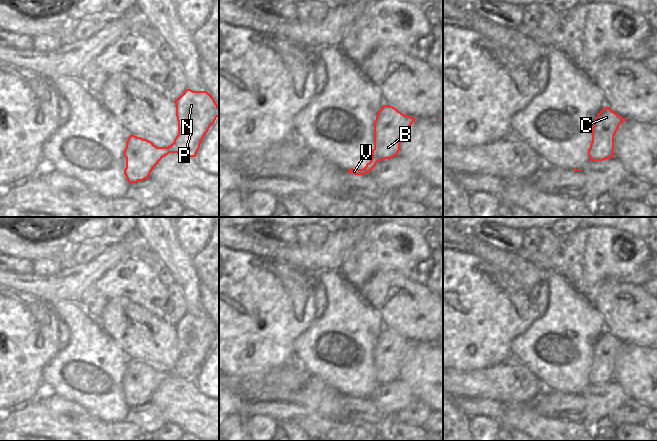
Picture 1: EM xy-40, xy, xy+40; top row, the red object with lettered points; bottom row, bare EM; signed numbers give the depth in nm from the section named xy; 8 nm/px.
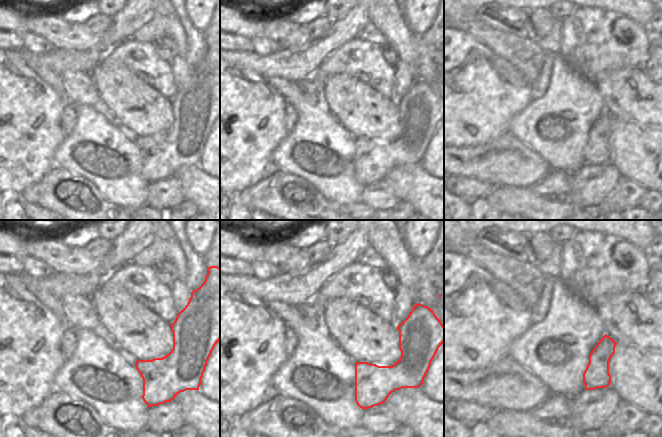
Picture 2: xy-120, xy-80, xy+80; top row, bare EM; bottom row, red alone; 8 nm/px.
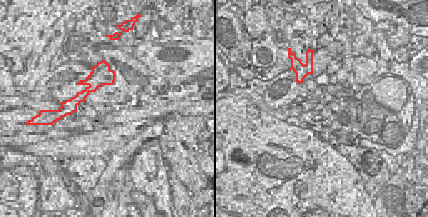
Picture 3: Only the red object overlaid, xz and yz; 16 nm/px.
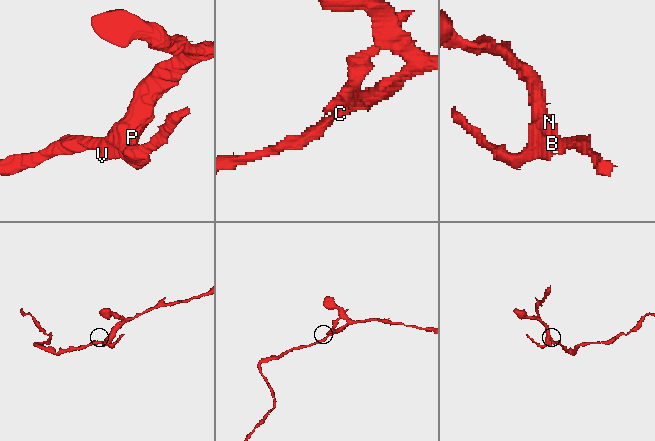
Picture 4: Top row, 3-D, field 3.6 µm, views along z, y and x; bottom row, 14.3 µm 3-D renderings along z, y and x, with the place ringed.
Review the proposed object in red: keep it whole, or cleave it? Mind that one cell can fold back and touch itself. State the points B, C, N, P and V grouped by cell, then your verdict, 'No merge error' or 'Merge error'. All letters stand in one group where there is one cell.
Groups: B C N P V. No merge error.

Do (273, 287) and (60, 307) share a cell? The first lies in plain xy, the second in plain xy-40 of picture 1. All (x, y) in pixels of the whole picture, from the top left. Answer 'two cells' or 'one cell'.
two cells

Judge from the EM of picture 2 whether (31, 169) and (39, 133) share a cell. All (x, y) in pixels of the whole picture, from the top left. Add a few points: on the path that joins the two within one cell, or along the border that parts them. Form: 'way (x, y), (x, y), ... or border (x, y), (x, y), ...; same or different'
way (31, 160), (31, 142); same

